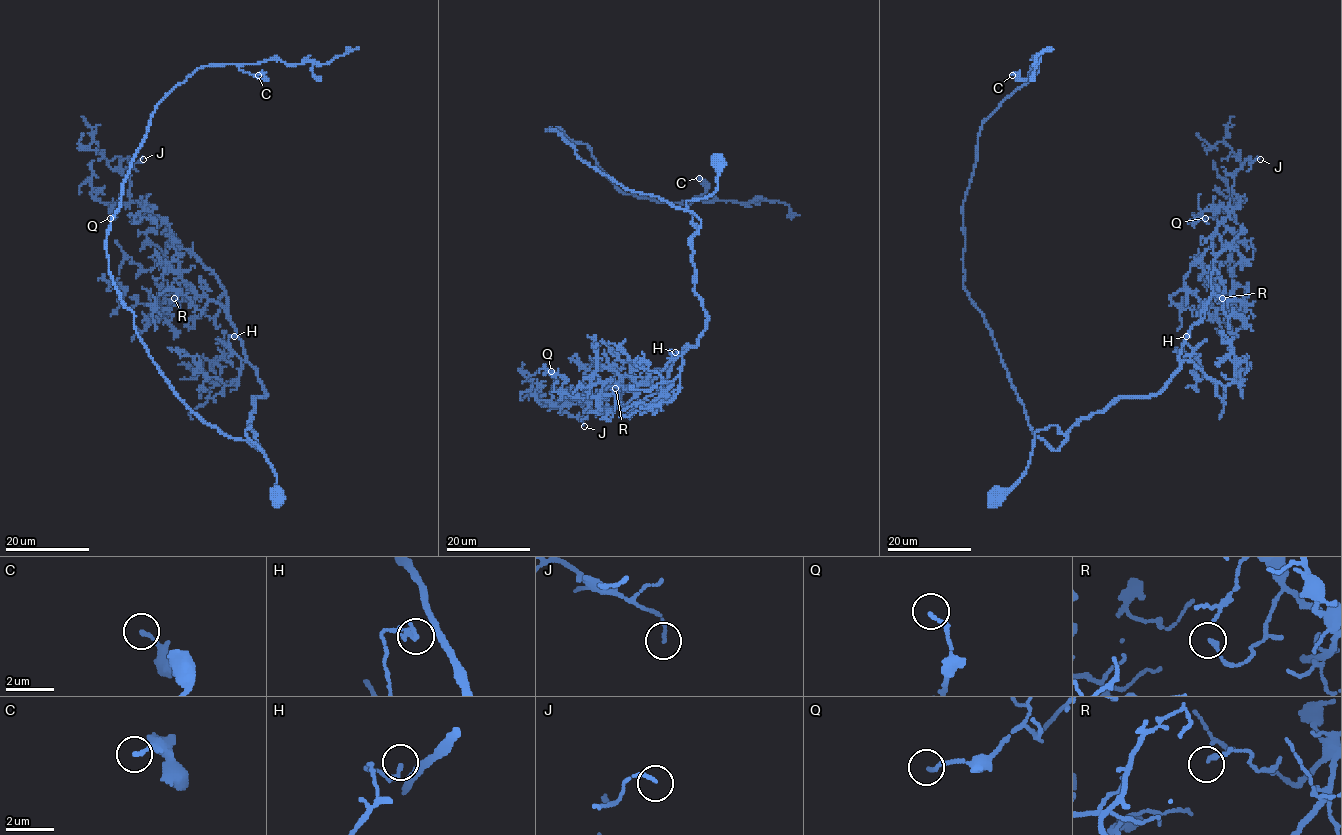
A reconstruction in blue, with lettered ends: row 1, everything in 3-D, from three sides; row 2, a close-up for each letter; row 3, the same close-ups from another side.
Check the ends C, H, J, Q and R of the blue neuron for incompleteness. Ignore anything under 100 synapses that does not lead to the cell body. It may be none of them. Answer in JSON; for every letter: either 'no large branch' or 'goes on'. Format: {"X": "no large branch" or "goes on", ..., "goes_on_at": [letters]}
{"C": "no large branch", "H": "no large branch", "J": "no large branch", "Q": "no large branch", "R": "no large branch", "goes_on_at": []}

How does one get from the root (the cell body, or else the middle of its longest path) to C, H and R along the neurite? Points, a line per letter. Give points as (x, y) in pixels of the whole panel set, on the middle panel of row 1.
C: (718, 161), (717, 188), (686, 202), (696, 232), (546, 130), (626, 194), (686, 205), (699, 178)
H: (718, 161), (717, 188), (686, 202), (707, 326), (694, 346), (675, 352)
R: (718, 161), (717, 188), (686, 202), (707, 326), (670, 366), (630, 391), (615, 388)

